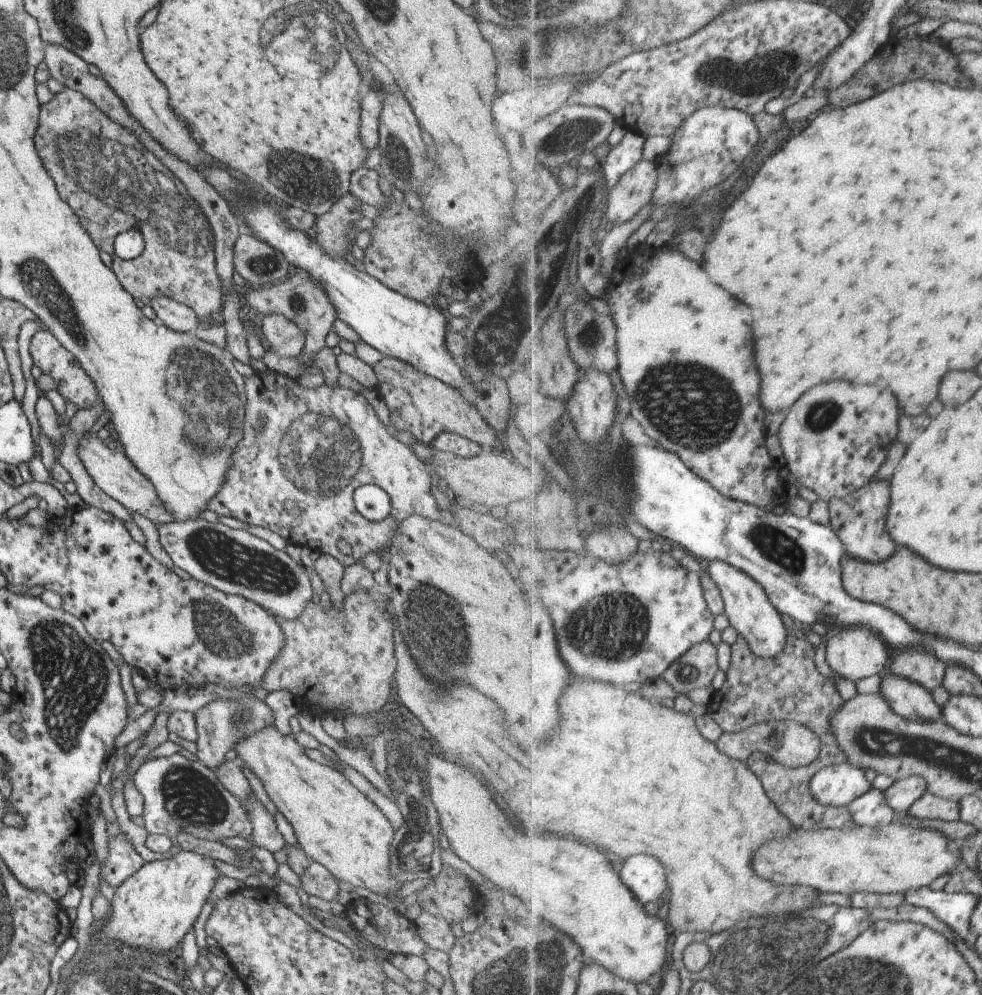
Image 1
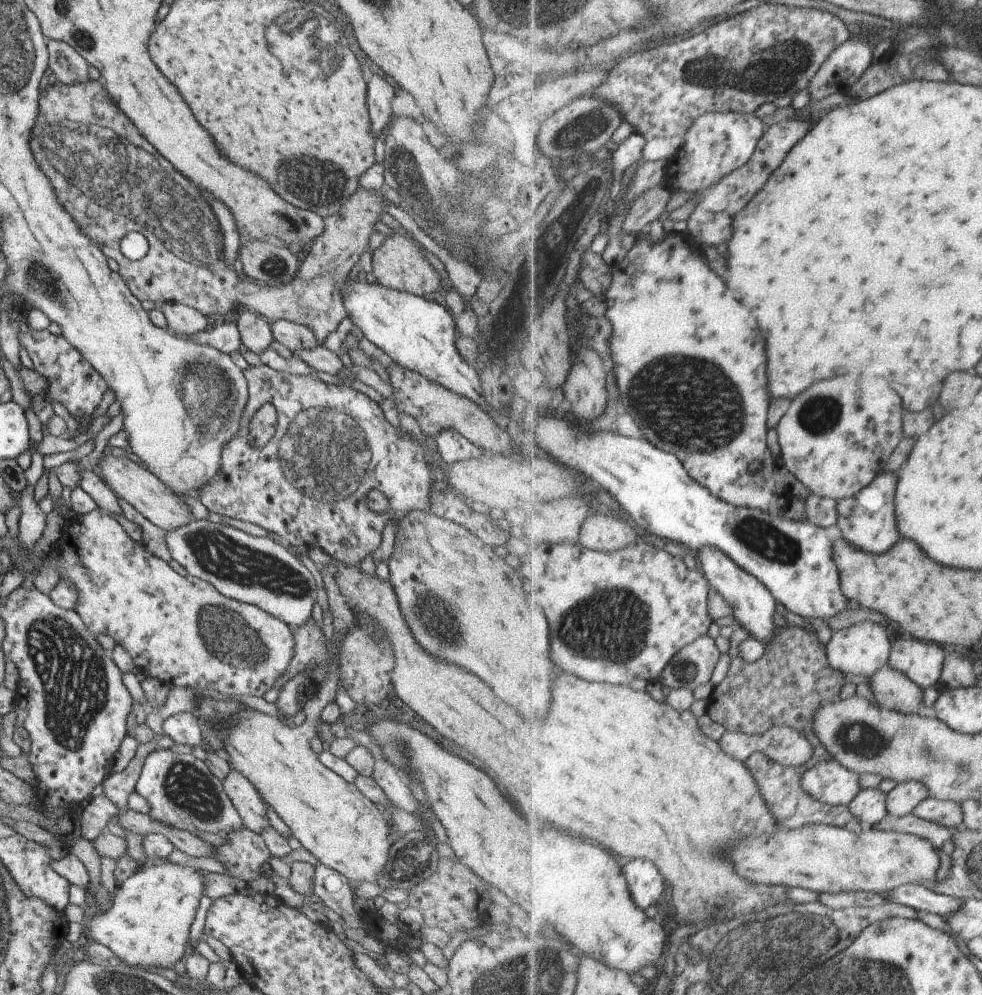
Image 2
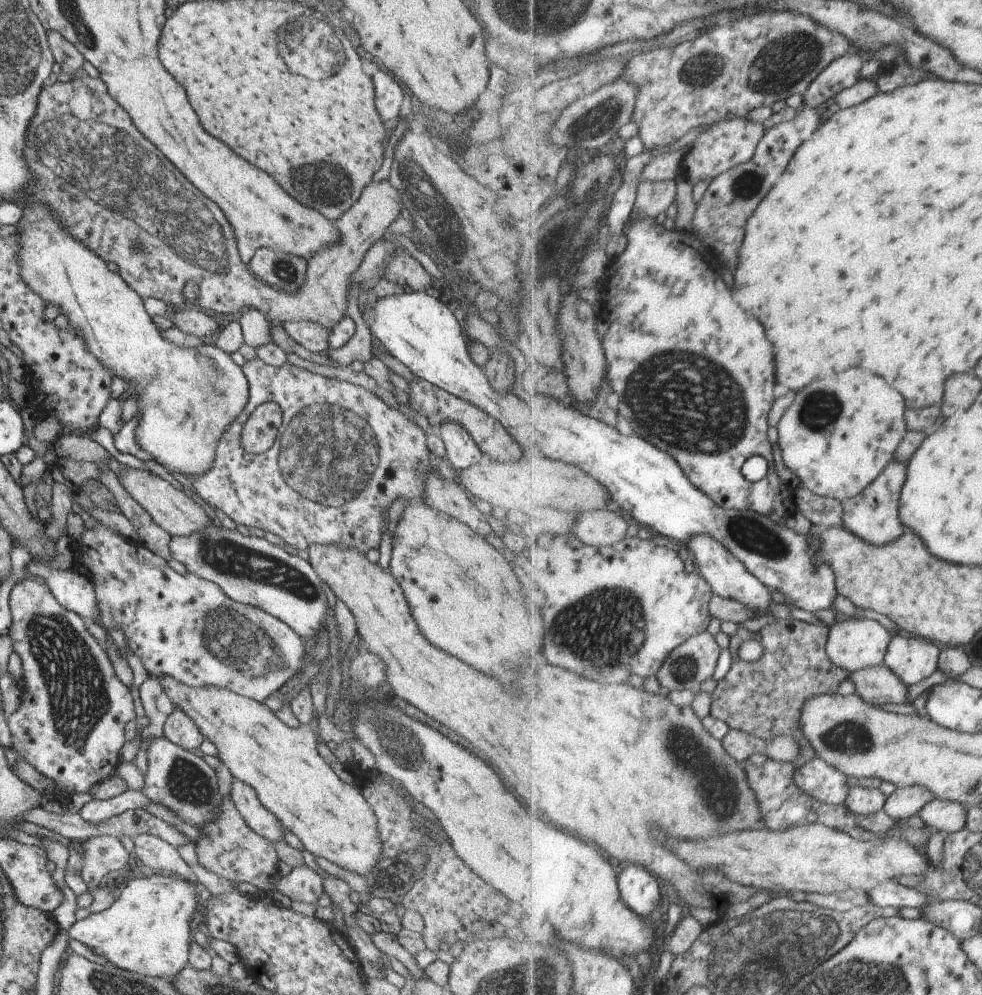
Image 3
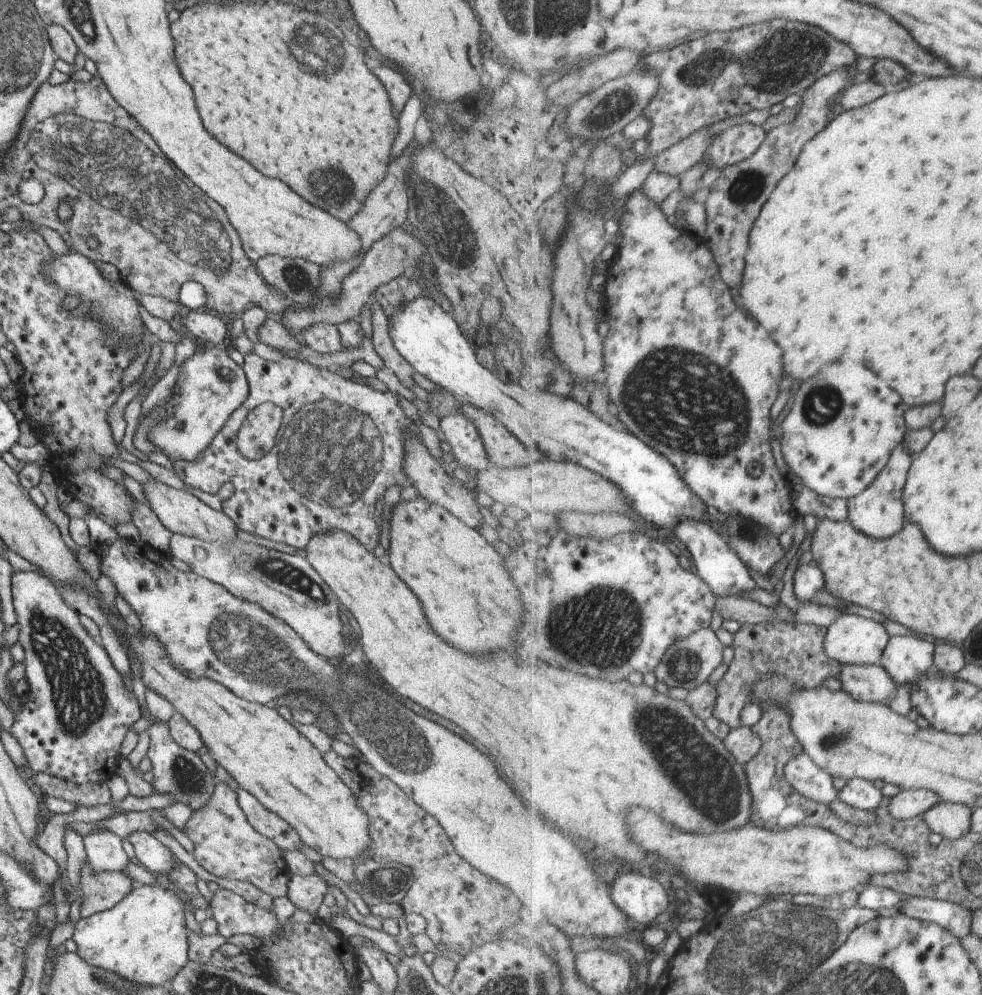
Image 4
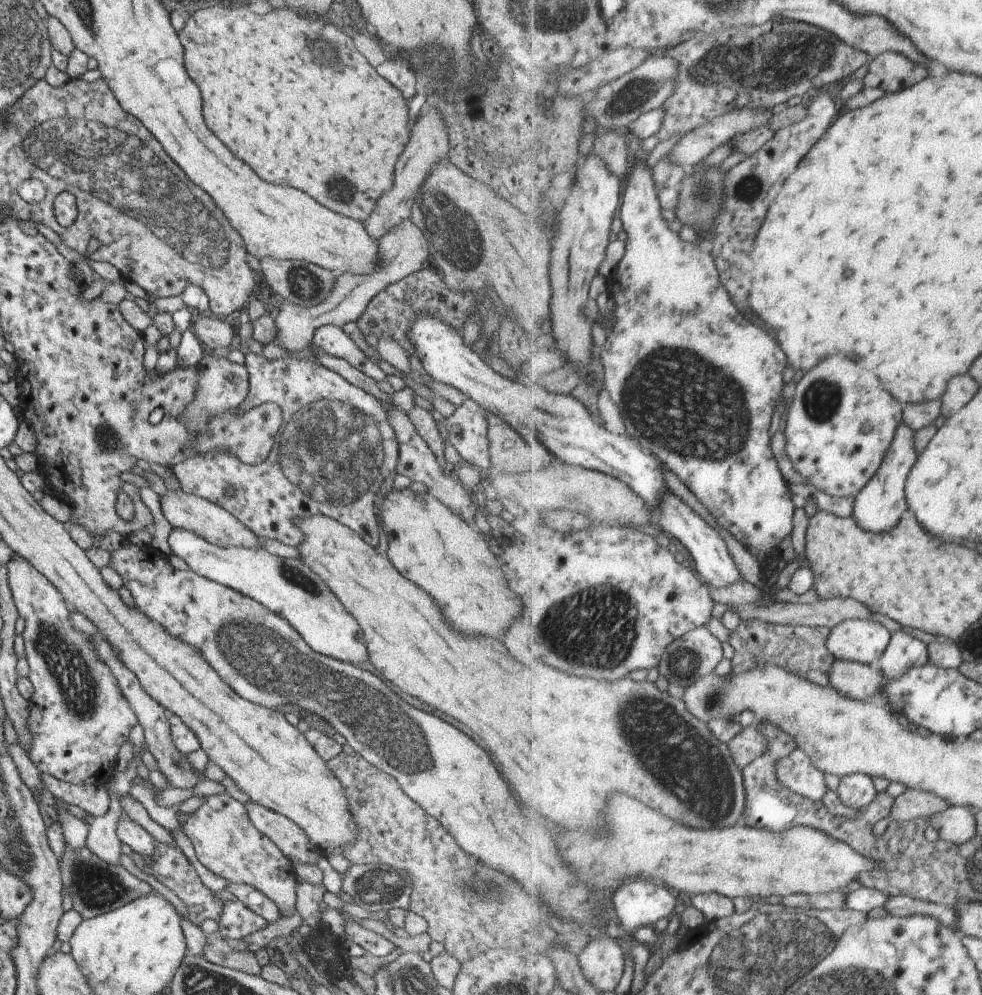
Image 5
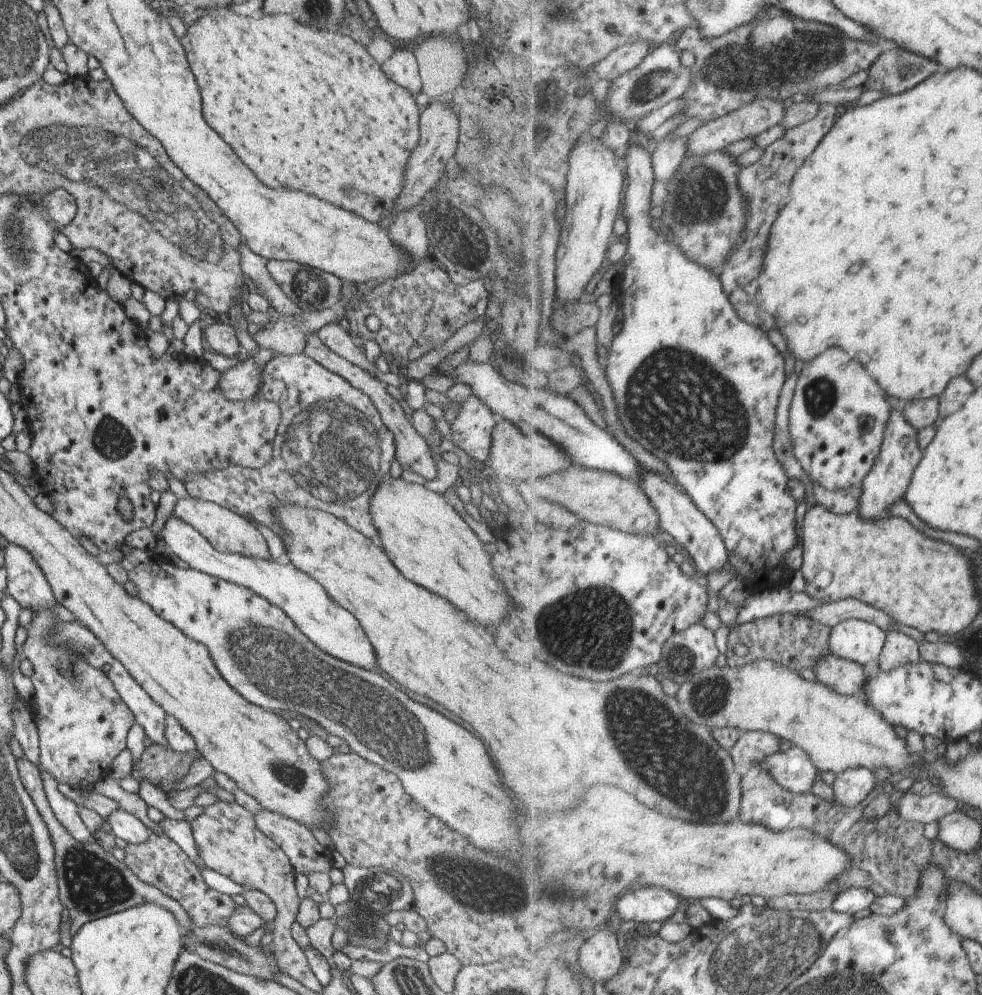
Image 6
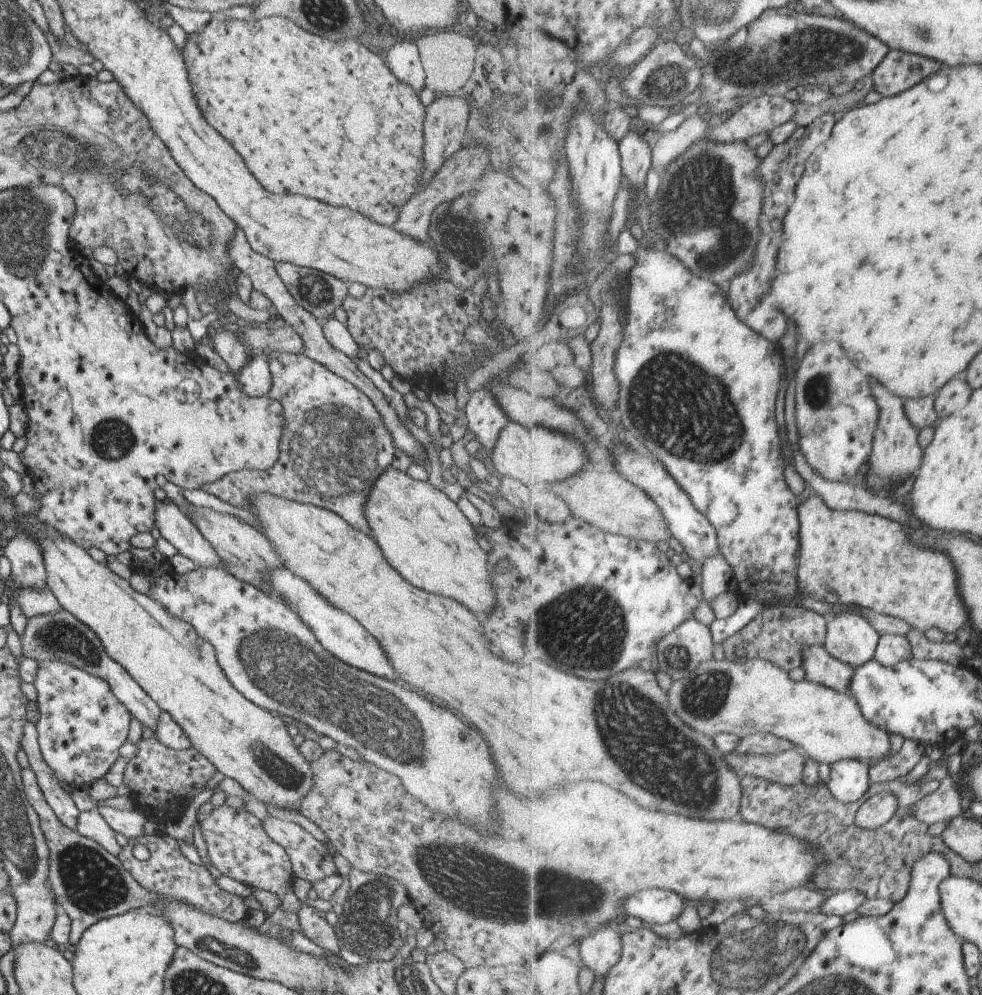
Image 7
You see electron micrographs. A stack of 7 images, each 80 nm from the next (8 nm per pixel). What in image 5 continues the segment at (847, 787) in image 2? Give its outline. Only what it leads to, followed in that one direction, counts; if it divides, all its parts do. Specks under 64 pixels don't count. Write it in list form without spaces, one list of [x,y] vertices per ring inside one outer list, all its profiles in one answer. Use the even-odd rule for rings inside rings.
[[[800,747],[787,758],[779,760],[777,775],[793,793],[803,794],[803,797],[819,801],[823,805],[823,798],[829,792],[823,778],[824,773],[814,766],[810,756]]]

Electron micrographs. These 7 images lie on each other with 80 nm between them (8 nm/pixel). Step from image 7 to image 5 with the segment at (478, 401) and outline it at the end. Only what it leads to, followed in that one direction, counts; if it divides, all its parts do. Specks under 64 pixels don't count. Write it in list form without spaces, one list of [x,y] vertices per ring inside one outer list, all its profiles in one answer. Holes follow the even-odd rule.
[[[465,399],[448,418],[442,419],[447,441],[459,458],[474,469],[491,467],[488,458],[486,412],[473,400]]]

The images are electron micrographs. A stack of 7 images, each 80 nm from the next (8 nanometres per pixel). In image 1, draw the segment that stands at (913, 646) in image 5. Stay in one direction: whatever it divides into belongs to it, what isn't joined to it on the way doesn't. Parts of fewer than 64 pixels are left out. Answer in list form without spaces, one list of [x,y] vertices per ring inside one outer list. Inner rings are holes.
[[[907,649],[895,652],[889,663],[891,672],[922,684],[927,690],[943,685],[947,664],[931,651]]]

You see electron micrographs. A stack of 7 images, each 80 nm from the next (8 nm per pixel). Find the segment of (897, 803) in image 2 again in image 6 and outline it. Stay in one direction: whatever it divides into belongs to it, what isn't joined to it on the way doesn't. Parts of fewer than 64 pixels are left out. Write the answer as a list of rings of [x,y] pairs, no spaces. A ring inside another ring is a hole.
[[[907,791],[898,802],[897,812],[904,820],[930,823],[939,821],[947,814],[953,814],[960,807],[960,802],[951,796],[945,796],[943,791],[927,796],[915,796]]]

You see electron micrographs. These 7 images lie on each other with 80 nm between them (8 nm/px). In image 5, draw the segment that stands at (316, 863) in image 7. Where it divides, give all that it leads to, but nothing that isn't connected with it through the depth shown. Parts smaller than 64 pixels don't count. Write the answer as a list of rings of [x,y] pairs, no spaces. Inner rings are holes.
[[[247,800],[243,806],[255,830],[269,838],[290,863],[307,862],[315,865],[317,860],[324,856],[291,820],[262,808],[251,800]]]

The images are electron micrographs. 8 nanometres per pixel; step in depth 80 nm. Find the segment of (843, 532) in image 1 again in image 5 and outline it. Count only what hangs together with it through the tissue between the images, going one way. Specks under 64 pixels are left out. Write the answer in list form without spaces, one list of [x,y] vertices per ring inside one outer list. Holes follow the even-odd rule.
[[[903,423],[899,428],[895,442],[887,450],[883,466],[863,490],[855,497],[853,518],[867,532],[891,532],[902,521],[903,514],[910,509],[907,504],[906,485],[910,473],[918,462],[918,450],[915,450],[915,434],[910,426]]]

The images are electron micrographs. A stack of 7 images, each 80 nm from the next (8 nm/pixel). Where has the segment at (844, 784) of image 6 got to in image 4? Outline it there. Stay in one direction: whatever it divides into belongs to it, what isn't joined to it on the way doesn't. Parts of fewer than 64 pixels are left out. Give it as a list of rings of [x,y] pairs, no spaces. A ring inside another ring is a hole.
[[[853,778],[846,782],[839,798],[854,808],[875,812],[884,797],[873,781]]]

